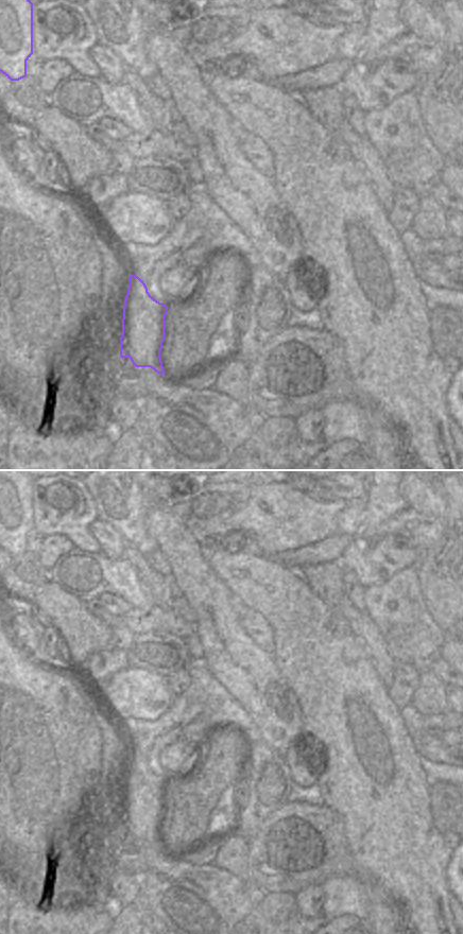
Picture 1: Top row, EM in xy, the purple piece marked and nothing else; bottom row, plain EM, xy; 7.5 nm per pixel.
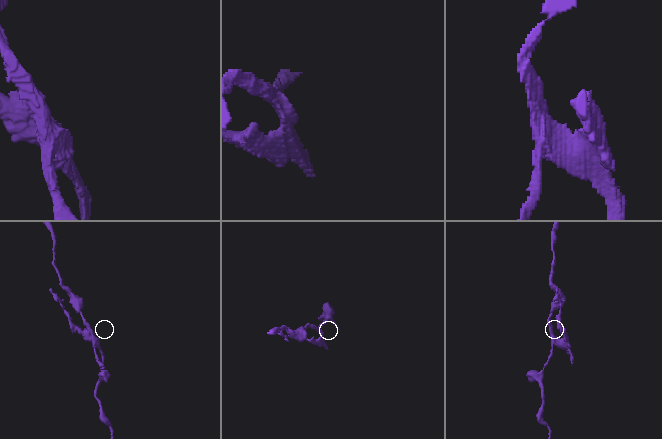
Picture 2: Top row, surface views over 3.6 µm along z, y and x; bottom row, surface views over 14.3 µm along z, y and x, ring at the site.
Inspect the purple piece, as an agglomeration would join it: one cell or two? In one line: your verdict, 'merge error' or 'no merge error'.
merge error

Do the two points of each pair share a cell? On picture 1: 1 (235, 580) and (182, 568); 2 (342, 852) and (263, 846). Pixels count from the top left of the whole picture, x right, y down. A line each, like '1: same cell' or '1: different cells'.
1: different cells
2: same cell

